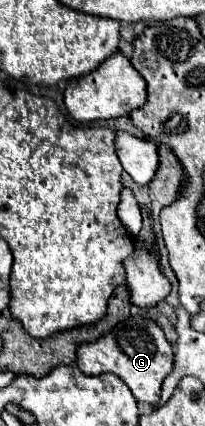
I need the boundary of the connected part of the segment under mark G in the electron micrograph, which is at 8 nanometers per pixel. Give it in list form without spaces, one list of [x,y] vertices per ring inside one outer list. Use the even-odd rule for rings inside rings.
[[[136,314],[130,316],[126,322],[118,324],[112,332],[108,332],[100,340],[82,344],[78,348],[76,364],[88,376],[112,372],[122,378],[122,382],[132,390],[138,402],[156,404],[160,400],[162,382],[172,370],[172,346],[156,322]]]

